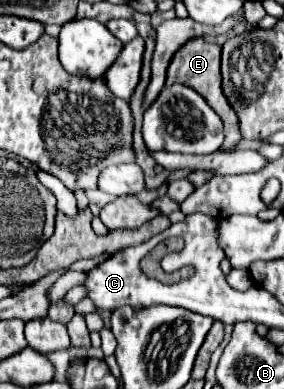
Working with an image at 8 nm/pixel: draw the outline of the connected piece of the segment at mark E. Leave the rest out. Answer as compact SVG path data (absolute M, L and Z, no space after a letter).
M192 38L188 44L184 44L172 58L170 66L168 66L168 78L166 78L166 86L172 84L184 84L184 86L192 86L206 102L208 106L212 106L212 110L216 110L216 114L222 118L224 122L224 142L220 146L222 152L226 150L234 150L238 148L238 144L242 142L242 134L240 134L240 124L236 120L236 114L232 112L230 102L224 98L224 90L222 90L222 72L220 72L220 52L222 48L218 44L210 44L204 38Z

